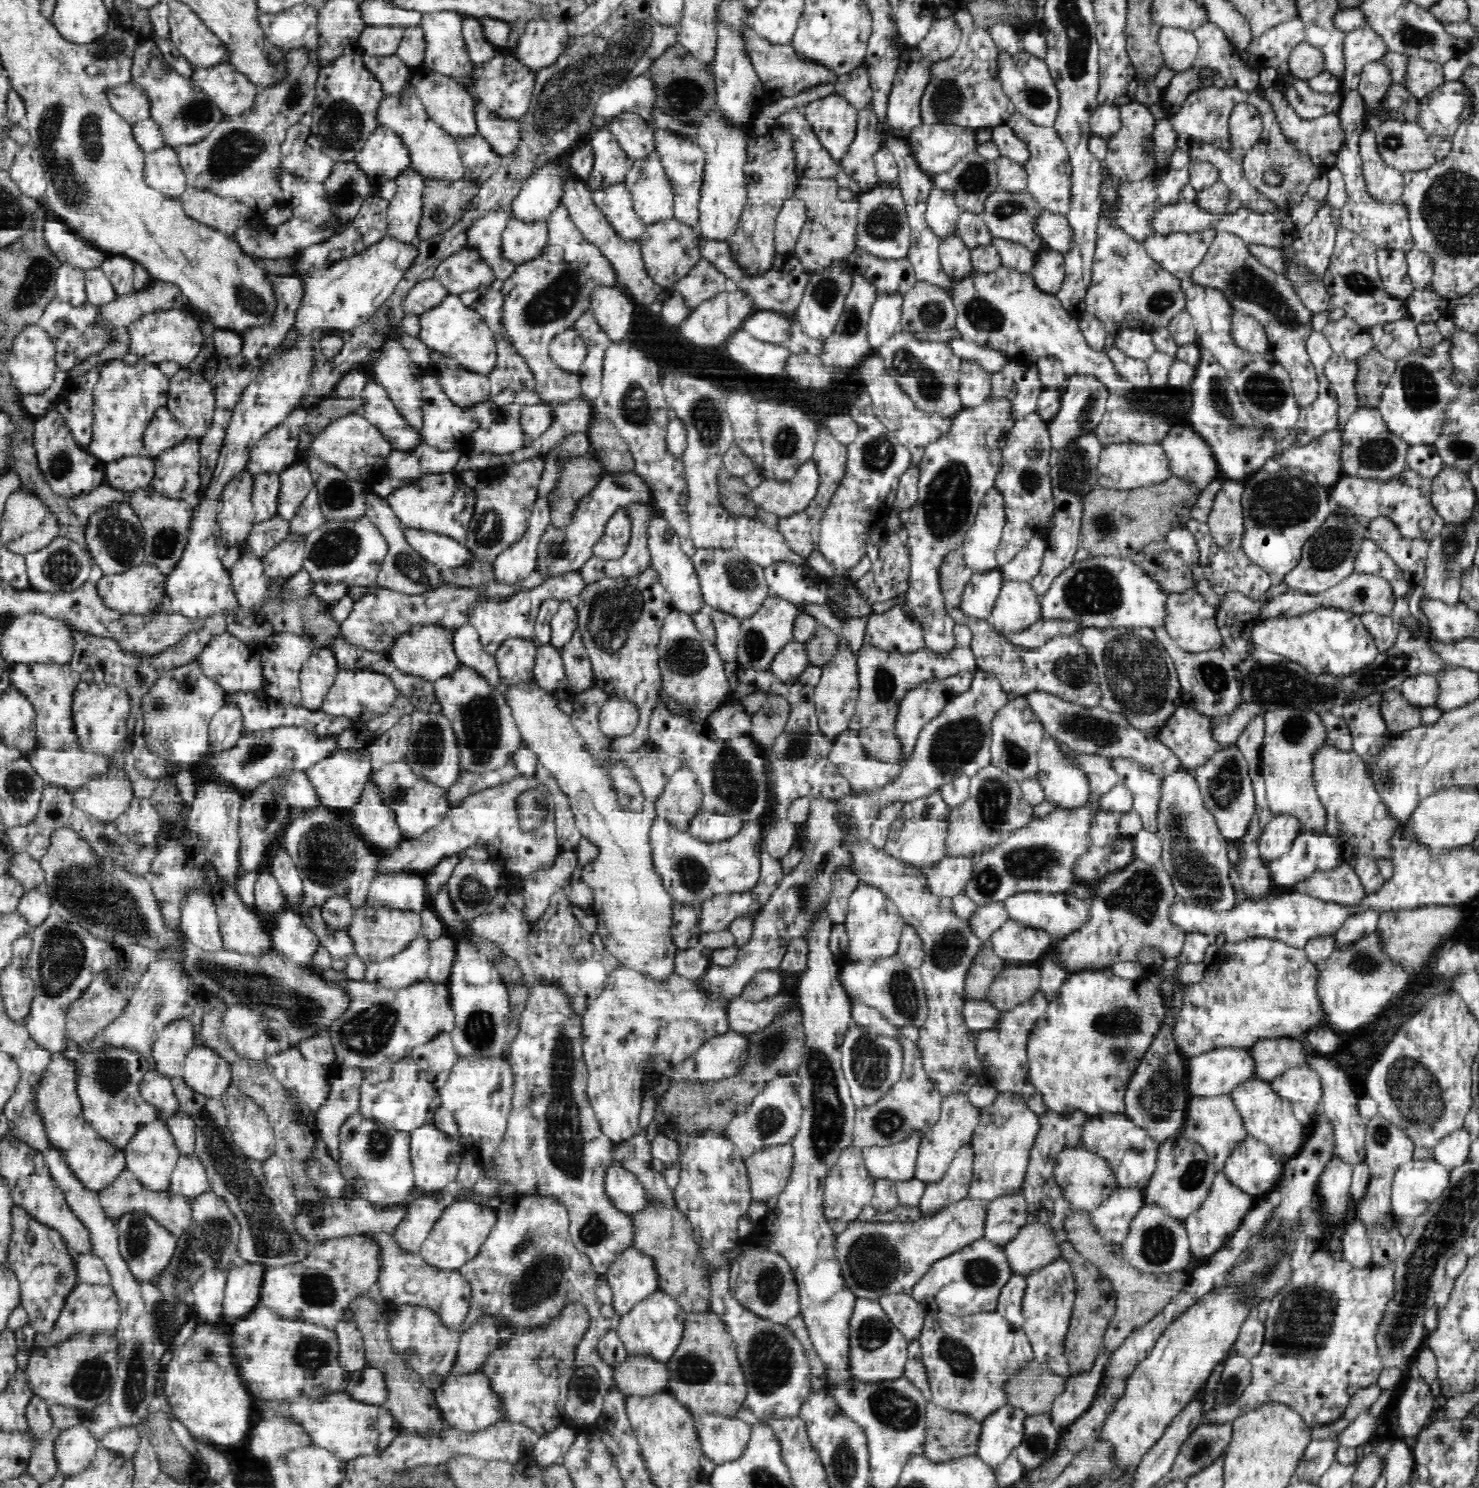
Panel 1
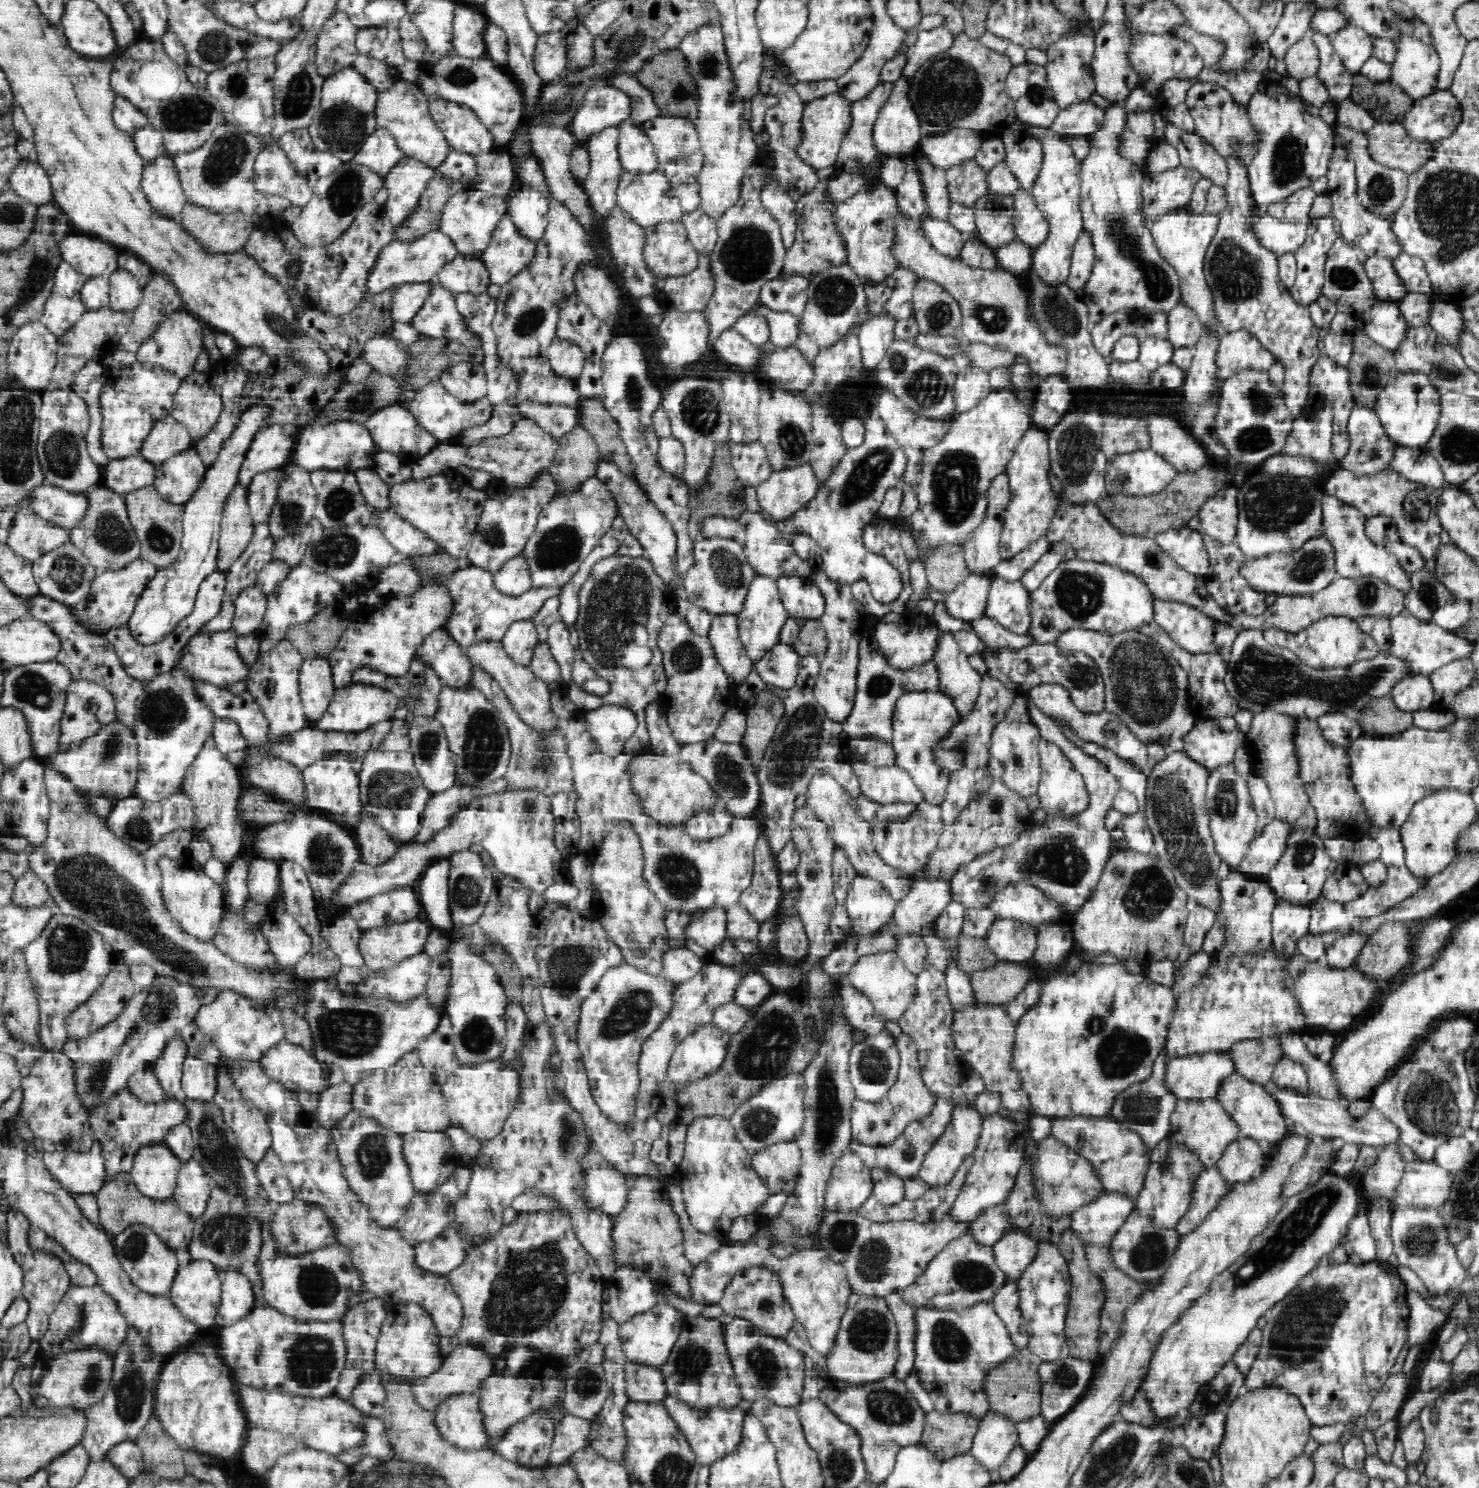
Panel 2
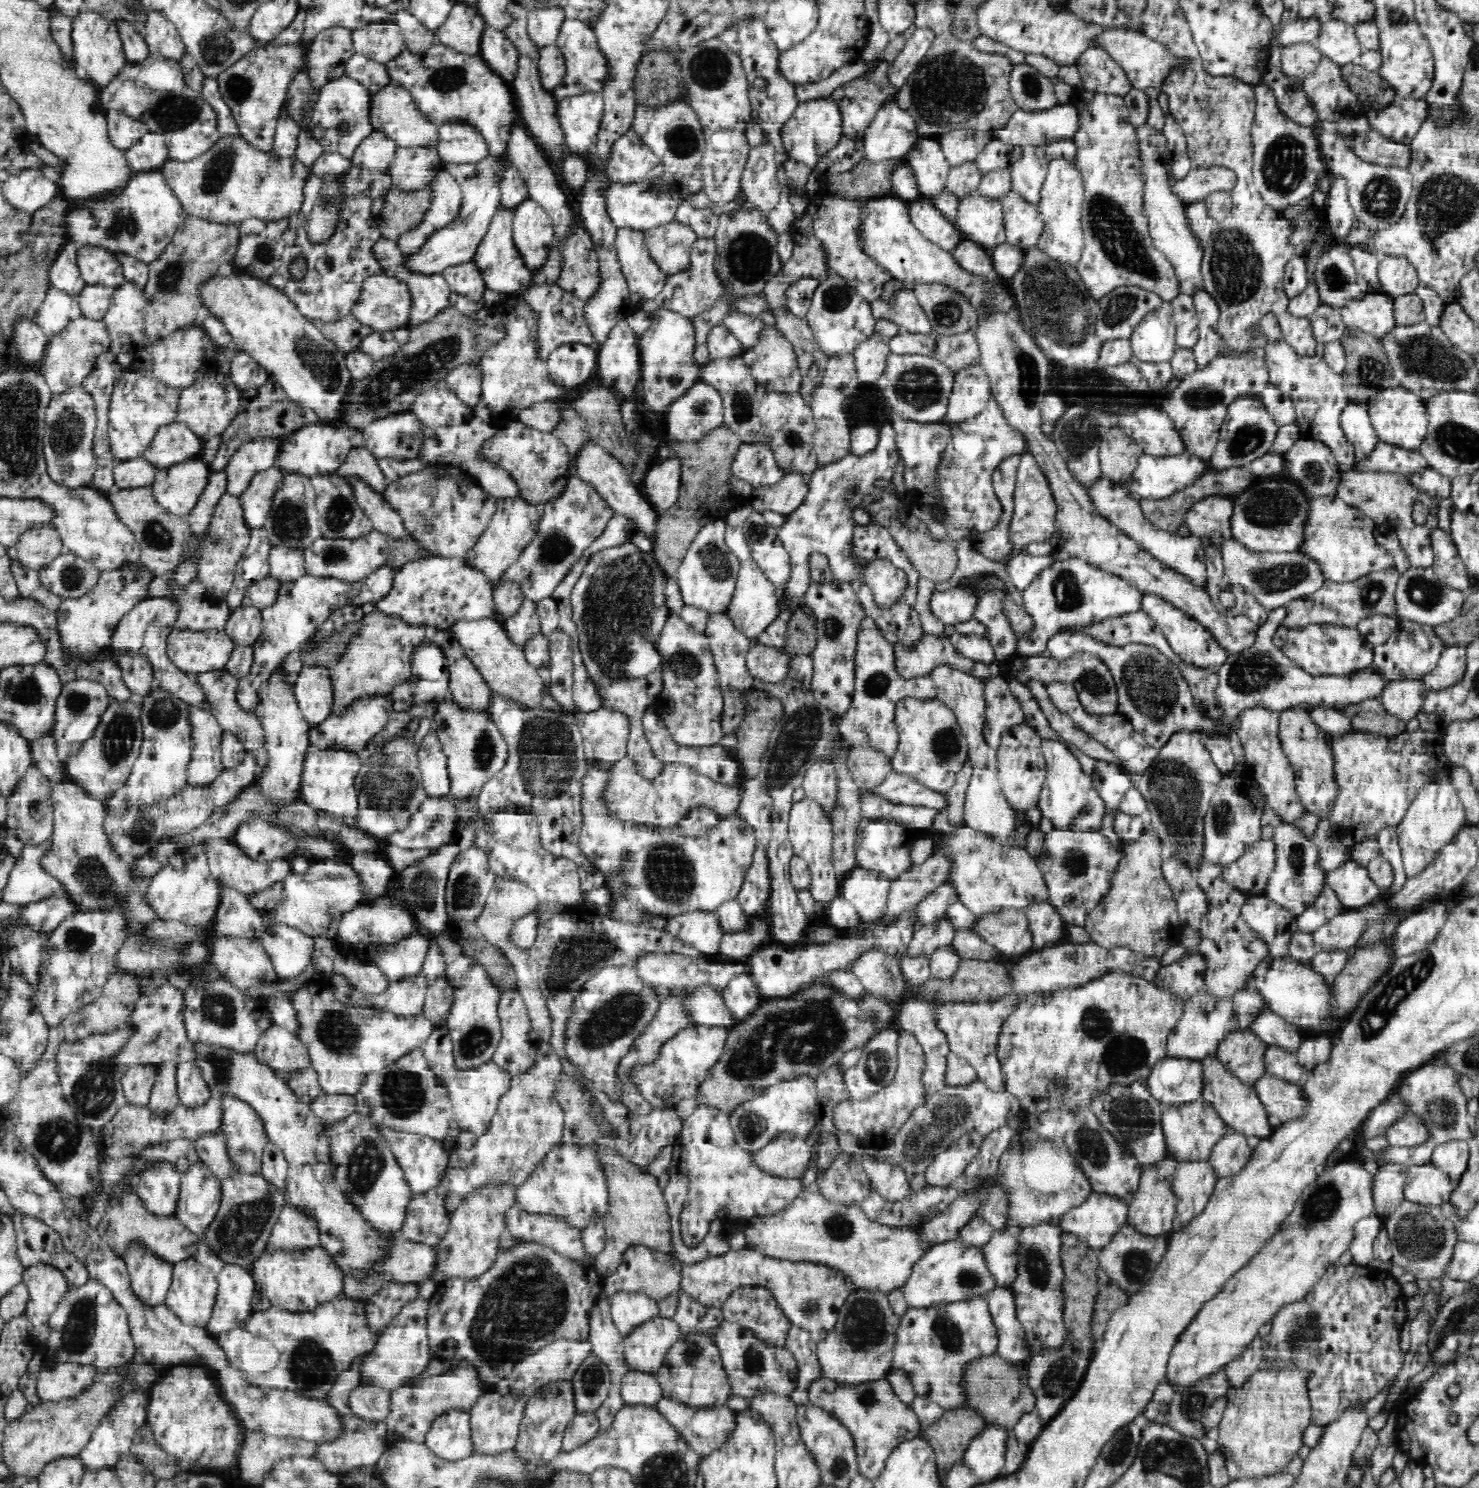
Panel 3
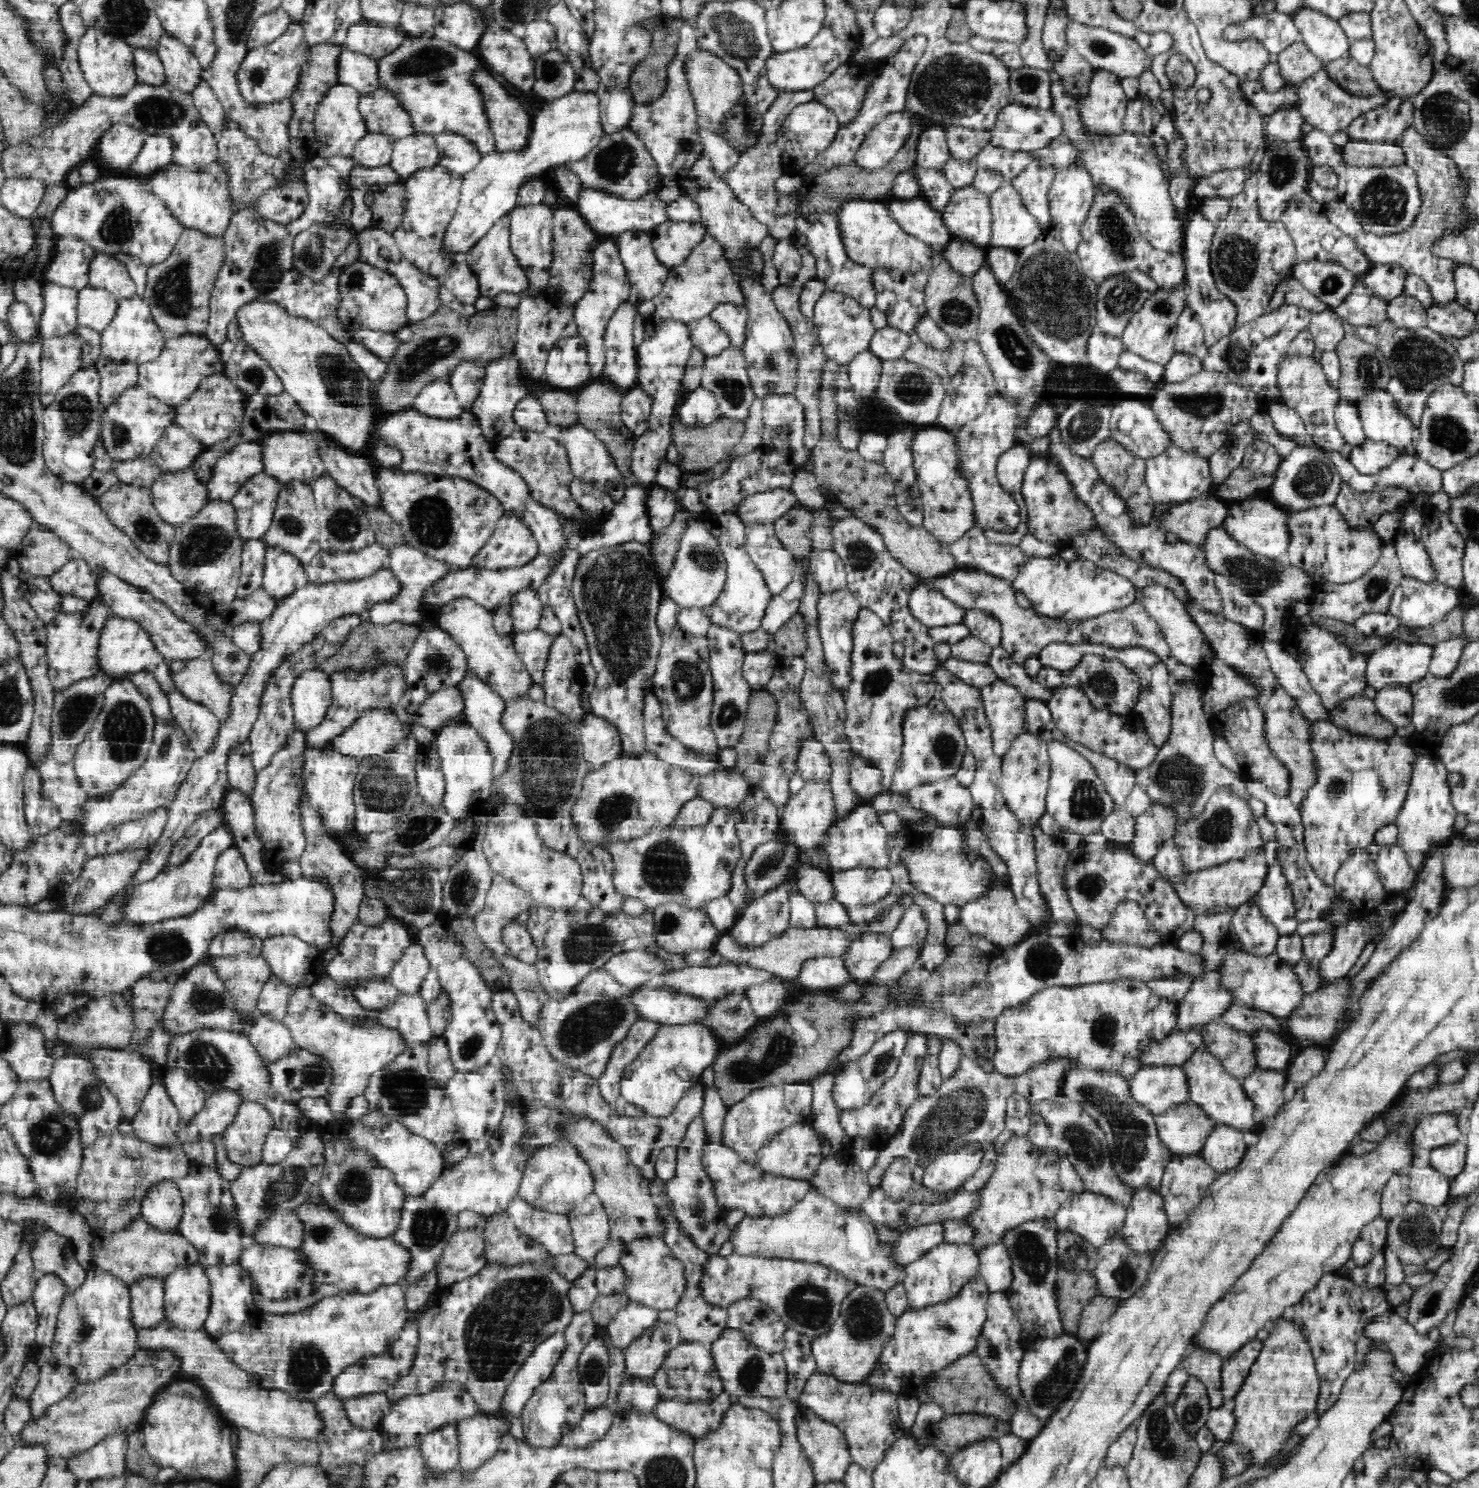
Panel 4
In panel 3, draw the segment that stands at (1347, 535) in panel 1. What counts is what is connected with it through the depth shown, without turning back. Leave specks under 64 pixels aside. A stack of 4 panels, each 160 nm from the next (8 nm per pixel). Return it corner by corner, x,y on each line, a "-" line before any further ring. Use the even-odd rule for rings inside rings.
1224,539
1219,544
1225,574
1231,583
1242,586
1246,593
1256,597
1256,601
1264,606
1268,613
1278,608
1288,607
1292,602
1310,597
1323,586
1326,581
1311,558
1301,552
1261,553
1248,549
1236,540

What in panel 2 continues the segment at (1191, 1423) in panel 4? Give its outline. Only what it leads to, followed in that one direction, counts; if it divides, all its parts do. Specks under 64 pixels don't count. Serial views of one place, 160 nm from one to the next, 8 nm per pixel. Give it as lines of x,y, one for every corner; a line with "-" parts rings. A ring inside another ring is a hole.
1233,1361
1227,1362
1198,1390
1194,1402
1186,1409
1192,1420
1212,1411
1226,1410
1243,1391
1245,1377

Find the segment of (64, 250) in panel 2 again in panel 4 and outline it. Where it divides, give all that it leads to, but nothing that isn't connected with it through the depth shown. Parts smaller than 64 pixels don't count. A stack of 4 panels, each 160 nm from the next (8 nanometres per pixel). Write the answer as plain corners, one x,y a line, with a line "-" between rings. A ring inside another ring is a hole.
102,252
98,253
90,266
89,286
107,290
119,300
130,300
138,292
126,265

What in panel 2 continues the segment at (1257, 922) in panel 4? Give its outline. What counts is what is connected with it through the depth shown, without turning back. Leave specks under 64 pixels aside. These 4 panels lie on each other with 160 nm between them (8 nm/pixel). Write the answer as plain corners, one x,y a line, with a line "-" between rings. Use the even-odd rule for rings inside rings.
1278,900
1270,911
1273,943
1277,954
1290,959
1297,953
1296,942
1310,931
1310,907
1302,907

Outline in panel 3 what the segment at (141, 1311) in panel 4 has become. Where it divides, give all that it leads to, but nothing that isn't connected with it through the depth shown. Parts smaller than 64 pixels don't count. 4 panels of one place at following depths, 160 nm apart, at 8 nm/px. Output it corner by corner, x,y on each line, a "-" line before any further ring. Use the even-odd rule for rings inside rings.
132,1245
124,1253
131,1289
144,1306
160,1306
172,1282
172,1267
167,1262
145,1252
143,1245

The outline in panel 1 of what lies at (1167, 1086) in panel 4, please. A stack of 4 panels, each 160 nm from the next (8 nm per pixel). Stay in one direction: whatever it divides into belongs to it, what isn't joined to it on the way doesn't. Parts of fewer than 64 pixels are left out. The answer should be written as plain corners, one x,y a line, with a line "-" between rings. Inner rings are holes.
1219,1047
1208,1053
1187,1058
1185,1064
1188,1093
1193,1097
1229,1095
1236,1086
1250,1080
1253,1074
1253,1063
1248,1049

